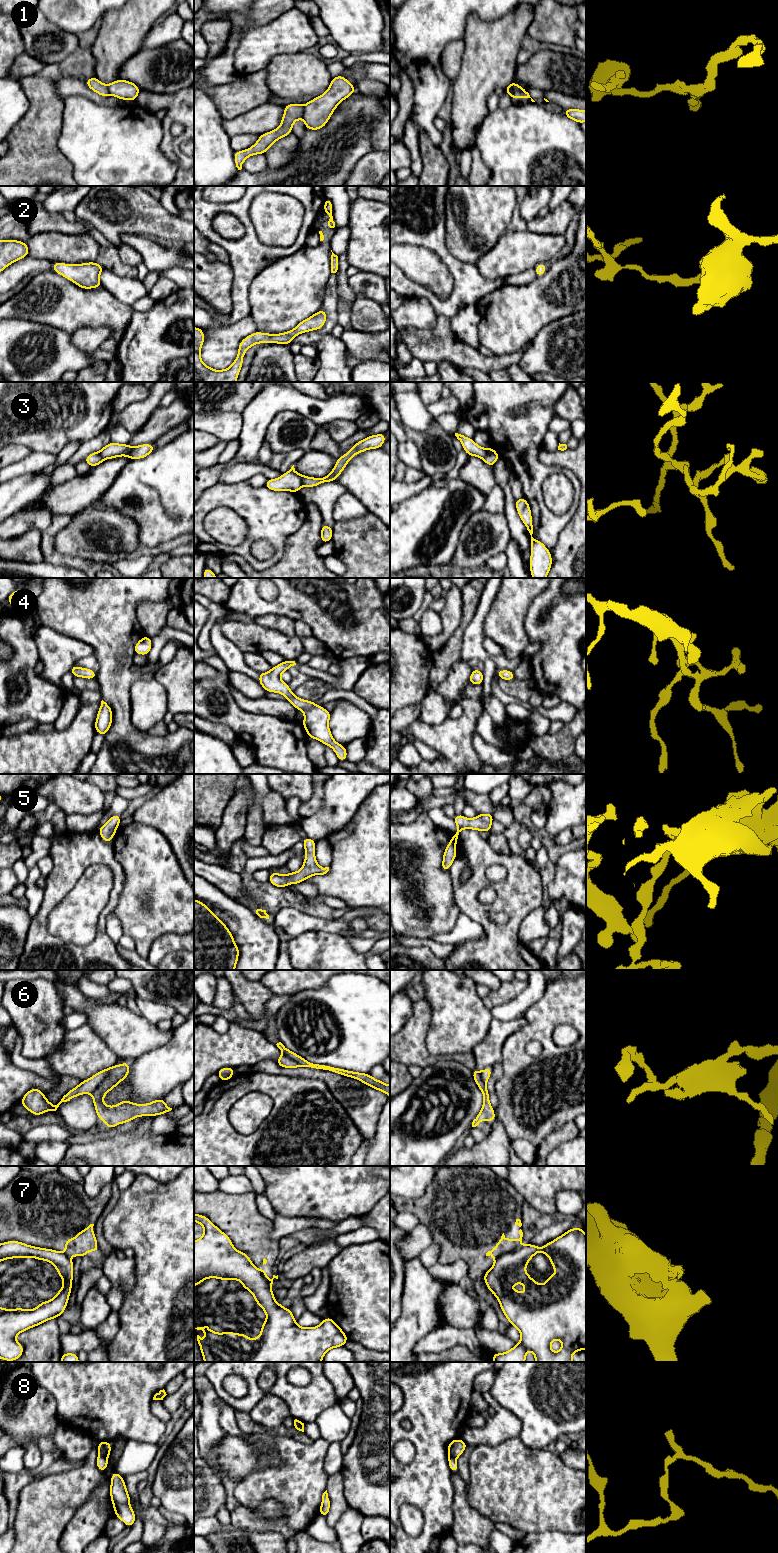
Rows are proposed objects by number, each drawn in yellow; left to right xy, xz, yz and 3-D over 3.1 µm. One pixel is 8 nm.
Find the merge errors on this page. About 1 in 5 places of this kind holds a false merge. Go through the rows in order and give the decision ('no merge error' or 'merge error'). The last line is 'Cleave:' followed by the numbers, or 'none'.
1: merge error
2: no merge error
3: merge error
4: no merge error
5: no merge error
6: no merge error
7: merge error
8: merge error
Cleave: 1, 3, 7, 8

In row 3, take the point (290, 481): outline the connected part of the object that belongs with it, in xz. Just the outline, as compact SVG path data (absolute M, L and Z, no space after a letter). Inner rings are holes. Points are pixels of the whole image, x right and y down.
M289 470L279 478L267 479L264 486L272 491L291 491L297 493L302 487L302 481L297 473Z

